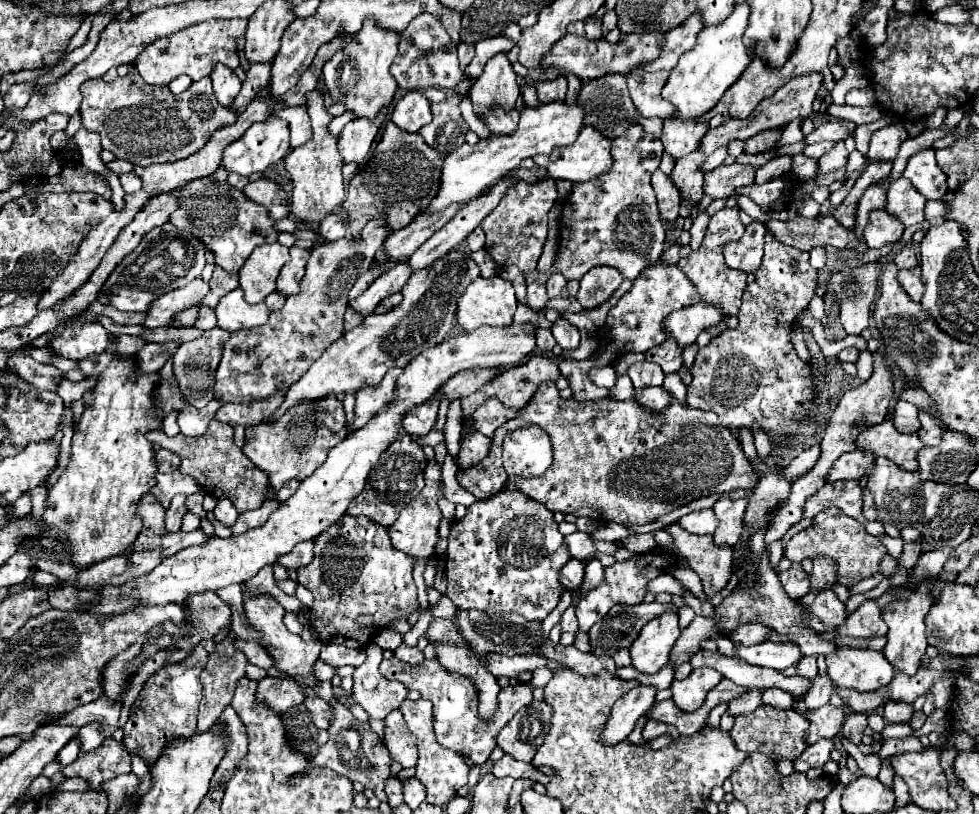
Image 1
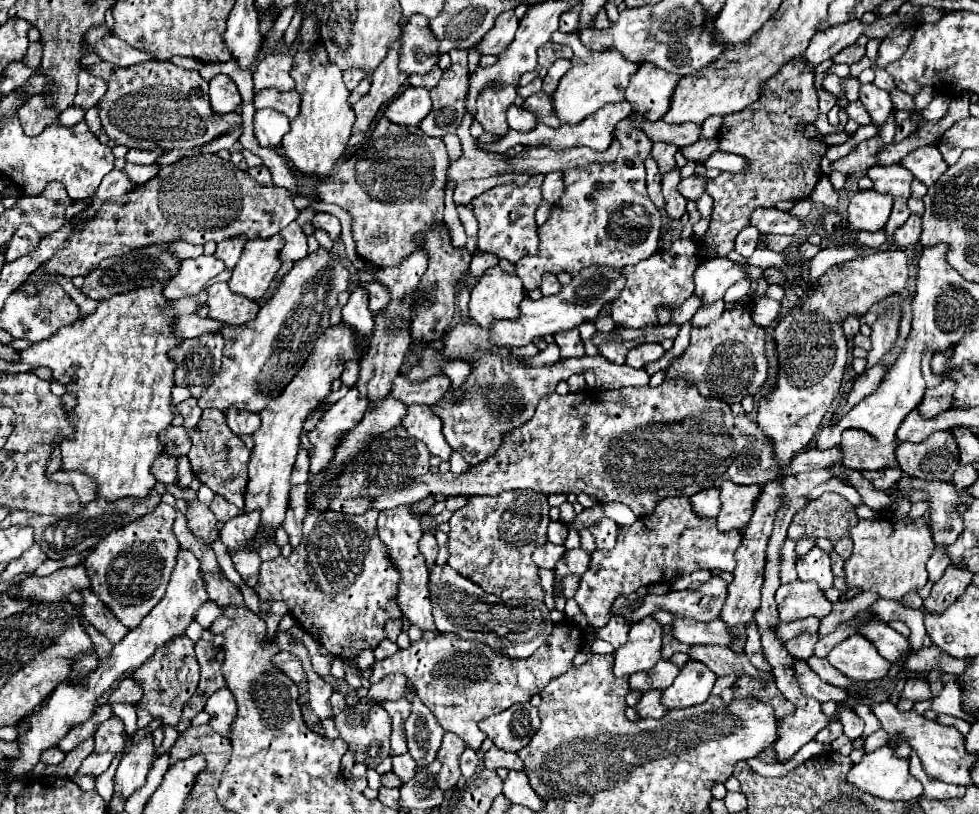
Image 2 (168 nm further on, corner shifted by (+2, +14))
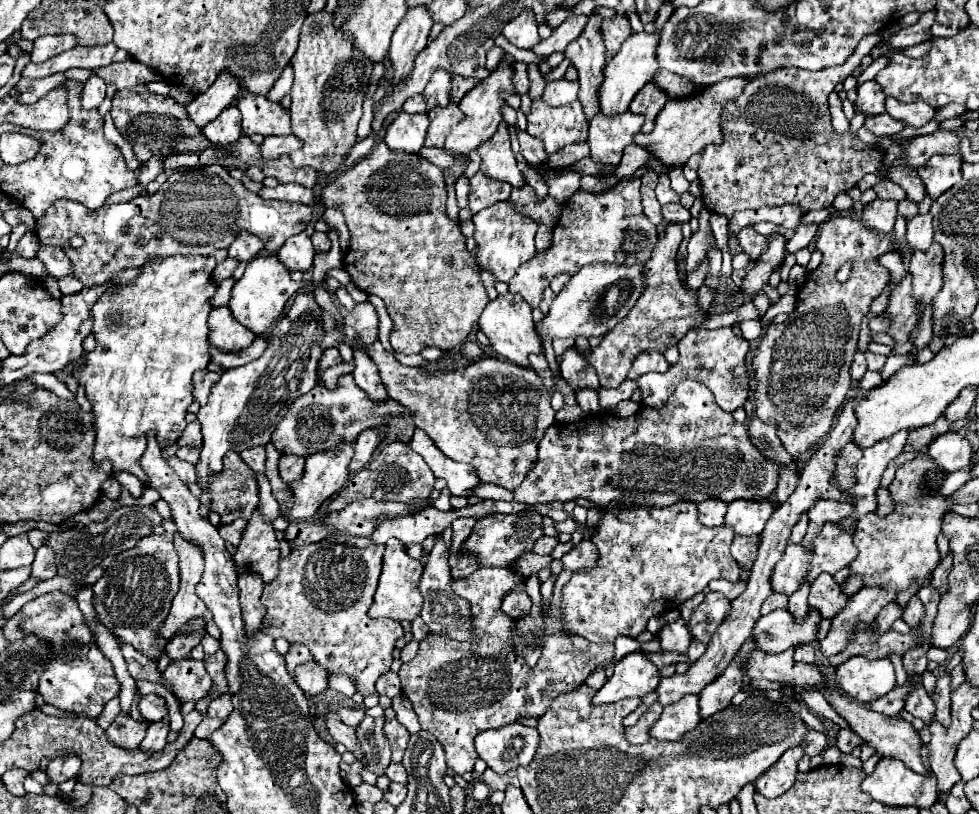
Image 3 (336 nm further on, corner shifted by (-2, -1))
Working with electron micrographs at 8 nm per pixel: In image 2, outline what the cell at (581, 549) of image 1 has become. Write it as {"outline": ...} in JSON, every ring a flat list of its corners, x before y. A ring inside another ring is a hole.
{"outline":[[552,521,552,523,548,525,548,541,550,541,550,543,562,545,564,539,566,539,566,535,568,535,568,529,566,529,560,521]]}

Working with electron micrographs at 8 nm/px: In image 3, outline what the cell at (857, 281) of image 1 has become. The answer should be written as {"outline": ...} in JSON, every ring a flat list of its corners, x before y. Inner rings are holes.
{"outline":[[858,350,854,356,854,362,850,366,850,374,854,380,860,380,864,376,864,372,866,372,866,358,864,358,864,352]]}

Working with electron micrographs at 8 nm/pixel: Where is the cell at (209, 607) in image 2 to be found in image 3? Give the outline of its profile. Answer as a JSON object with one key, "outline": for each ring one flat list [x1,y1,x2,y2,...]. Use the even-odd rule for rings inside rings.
{"outline":[[198,630,198,632,186,632,186,634,176,634,166,648,166,654,170,656,170,660,178,660,178,658,186,658,190,654,190,650,202,642,202,636,206,634,206,630]]}

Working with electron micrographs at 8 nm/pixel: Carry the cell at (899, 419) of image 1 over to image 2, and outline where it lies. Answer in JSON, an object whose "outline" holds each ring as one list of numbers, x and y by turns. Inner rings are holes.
{"outline":[[950,379,942,381,934,389,926,389,926,395,924,395,924,401,918,407,918,413,922,417,936,417,942,411,952,409,952,405,954,405,954,389,956,389,956,385]]}

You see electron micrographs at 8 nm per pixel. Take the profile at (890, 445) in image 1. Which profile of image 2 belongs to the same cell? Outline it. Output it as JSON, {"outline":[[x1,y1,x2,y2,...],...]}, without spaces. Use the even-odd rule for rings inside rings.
{"outline":[[848,429,842,433,840,449,842,449,842,465,856,471,866,469,882,469,886,465,898,465,896,463,896,443,890,445,878,445,866,431,860,429]]}

